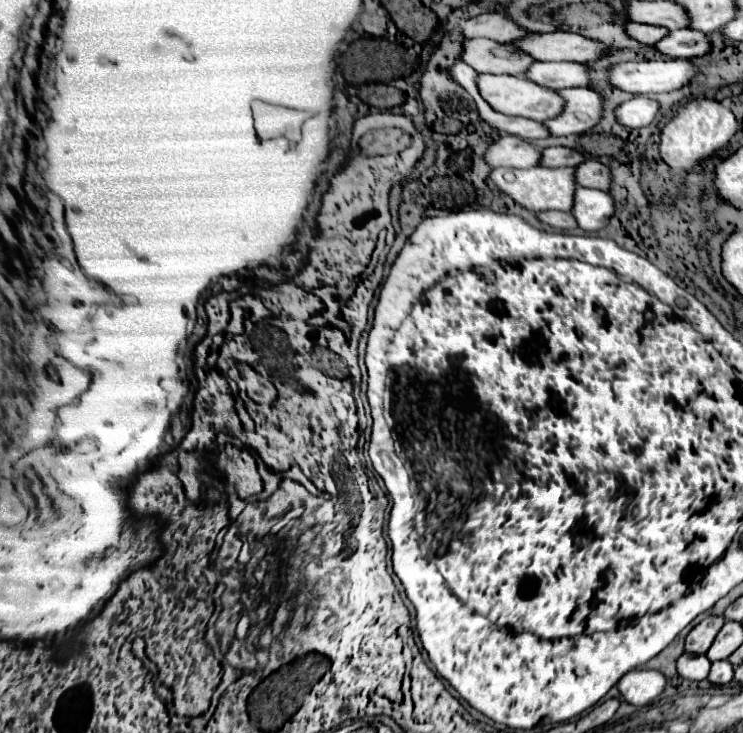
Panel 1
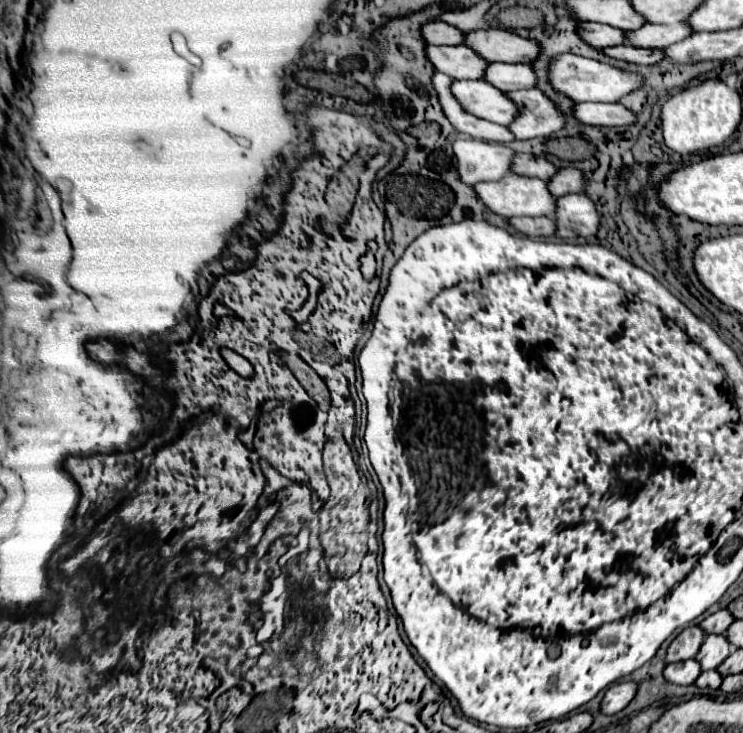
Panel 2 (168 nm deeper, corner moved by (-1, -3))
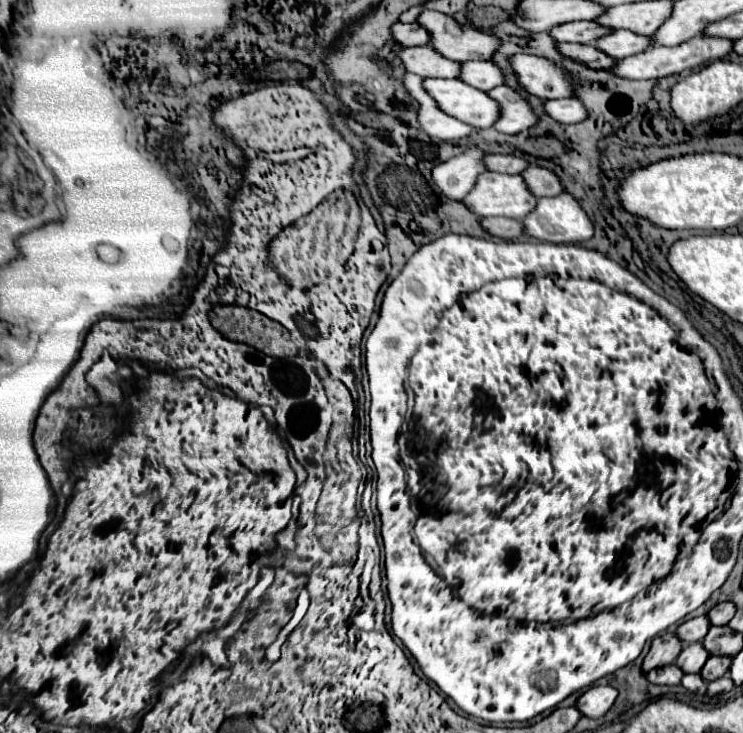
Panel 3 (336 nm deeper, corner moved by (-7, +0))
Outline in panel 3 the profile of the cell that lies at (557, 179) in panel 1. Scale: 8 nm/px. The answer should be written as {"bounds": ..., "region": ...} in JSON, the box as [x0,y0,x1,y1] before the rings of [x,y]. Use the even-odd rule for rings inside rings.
{"bounds":[463,172,537,220],"region":[[[497,172],[481,174],[463,202],[481,218],[507,216],[517,220],[523,220],[537,206],[537,198],[523,176]]]}

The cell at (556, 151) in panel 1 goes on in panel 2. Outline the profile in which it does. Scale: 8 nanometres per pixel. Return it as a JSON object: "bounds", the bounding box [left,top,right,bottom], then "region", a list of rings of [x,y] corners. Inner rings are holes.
{"bounds":[511,153,557,181],"region":[[[519,153],[511,161],[511,171],[517,173],[517,175],[523,175],[523,177],[537,177],[537,179],[549,181],[557,169],[545,157],[535,157],[535,155]]]}

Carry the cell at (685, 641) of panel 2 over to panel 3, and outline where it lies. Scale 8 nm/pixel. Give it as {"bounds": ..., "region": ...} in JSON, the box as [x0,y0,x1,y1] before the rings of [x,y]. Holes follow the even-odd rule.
{"bounds":[643,634,683,672],"region":[[[661,634],[653,640],[651,644],[651,650],[643,662],[643,670],[649,672],[653,668],[661,668],[661,666],[667,666],[667,664],[673,664],[675,656],[681,654],[683,650],[683,640],[677,636],[677,634]]]}

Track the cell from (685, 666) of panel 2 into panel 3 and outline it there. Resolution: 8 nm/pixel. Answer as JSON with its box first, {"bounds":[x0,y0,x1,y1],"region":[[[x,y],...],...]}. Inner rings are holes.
{"bounds":[647,664,685,686],"region":[[[669,664],[669,666],[655,668],[655,670],[647,672],[649,682],[653,682],[653,684],[667,684],[667,686],[679,684],[683,676],[685,676],[685,672],[683,672],[683,670],[681,670],[677,664]]]}

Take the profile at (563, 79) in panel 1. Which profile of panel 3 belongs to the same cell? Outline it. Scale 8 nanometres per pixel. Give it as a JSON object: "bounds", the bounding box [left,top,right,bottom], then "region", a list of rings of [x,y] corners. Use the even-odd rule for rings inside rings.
{"bounds":[461,60,505,92],"region":[[[487,60],[487,62],[463,62],[461,64],[461,80],[487,92],[487,90],[493,90],[495,86],[505,84],[505,74],[491,60]]]}

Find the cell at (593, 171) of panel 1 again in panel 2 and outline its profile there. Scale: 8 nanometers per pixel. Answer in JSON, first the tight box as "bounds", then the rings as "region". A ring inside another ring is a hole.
{"bounds":[547,167,583,197],"region":[[[575,167],[559,169],[557,175],[547,181],[547,189],[553,197],[561,197],[567,193],[583,193],[583,173]]]}

